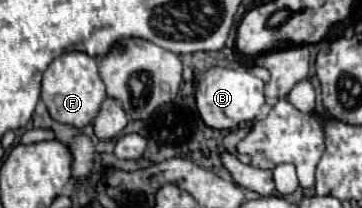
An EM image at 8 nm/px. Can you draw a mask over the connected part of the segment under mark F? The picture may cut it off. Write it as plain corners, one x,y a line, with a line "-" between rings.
66,52
58,56
42,76
42,102
50,116
60,124
70,124
78,130
92,124
106,98
104,82
98,74
98,60
84,52

